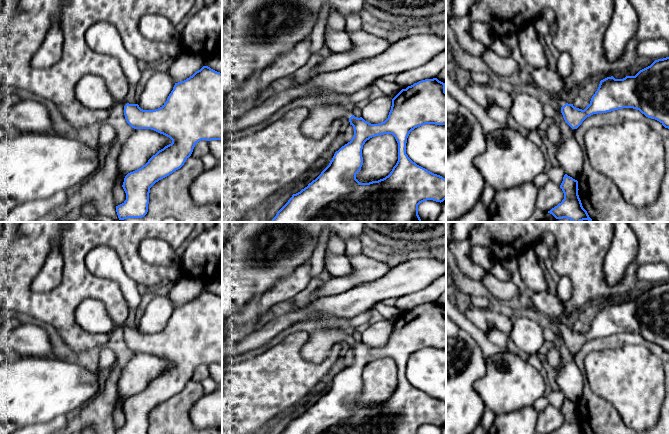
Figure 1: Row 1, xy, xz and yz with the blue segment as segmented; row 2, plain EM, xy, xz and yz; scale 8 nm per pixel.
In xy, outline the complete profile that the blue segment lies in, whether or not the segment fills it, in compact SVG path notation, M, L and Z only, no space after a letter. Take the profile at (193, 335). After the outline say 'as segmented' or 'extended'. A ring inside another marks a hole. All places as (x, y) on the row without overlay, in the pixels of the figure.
M203 290L186 304L175 307L167 325L162 331L155 334L143 334L138 328L129 328L125 324L116 326L107 314L104 305L95 300L85 300L78 306L76 310L76 322L81 329L88 333L108 334L121 327L124 330L125 343L132 352L151 353L172 364L171 368L159 374L145 389L125 400L122 411L126 417L126 424L116 430L116 434L148 434L150 412L159 404L180 393L191 380L195 369L199 365L222 364L222 297L208 290Z; extended

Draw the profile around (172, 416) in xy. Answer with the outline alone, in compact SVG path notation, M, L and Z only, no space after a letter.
M187 382L180 393L150 412L148 434L222 434L221 428L197 429L191 422L191 408L204 394L200 382Z

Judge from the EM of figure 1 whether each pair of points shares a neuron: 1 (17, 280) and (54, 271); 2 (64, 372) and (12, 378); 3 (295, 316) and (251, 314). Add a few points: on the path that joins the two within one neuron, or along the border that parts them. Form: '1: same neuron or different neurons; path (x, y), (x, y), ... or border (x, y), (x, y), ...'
1: different neurons; border (46, 255), (31, 282), (34, 292)
2: same neuron; path (51, 372), (44, 372), (38, 378), (25, 378)
3: different neurons; border (270, 316), (259, 325)

